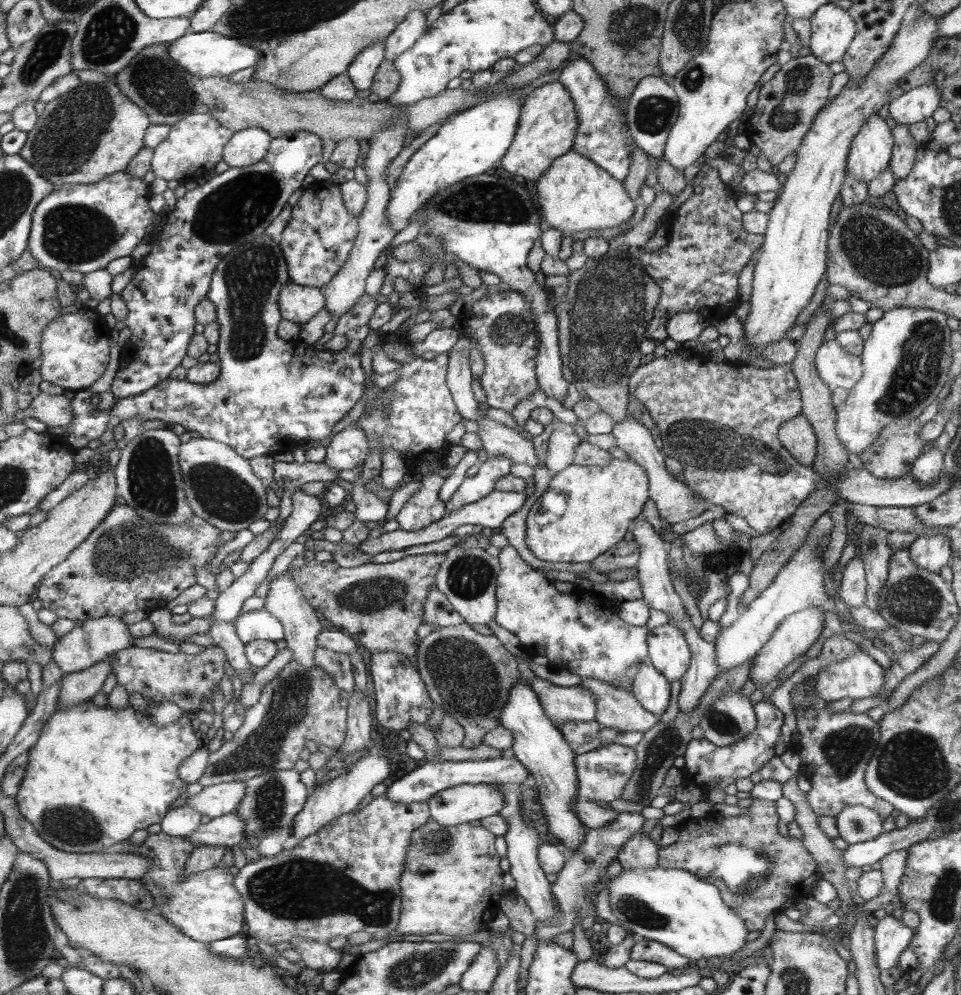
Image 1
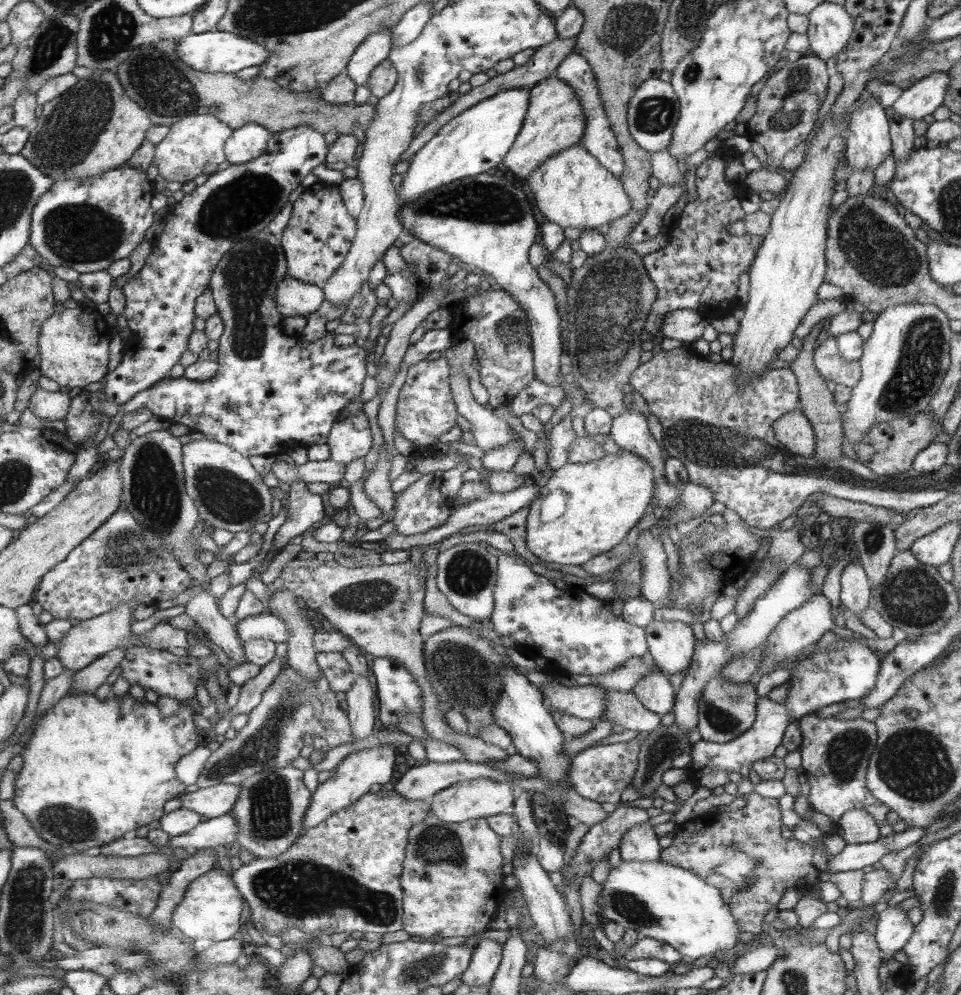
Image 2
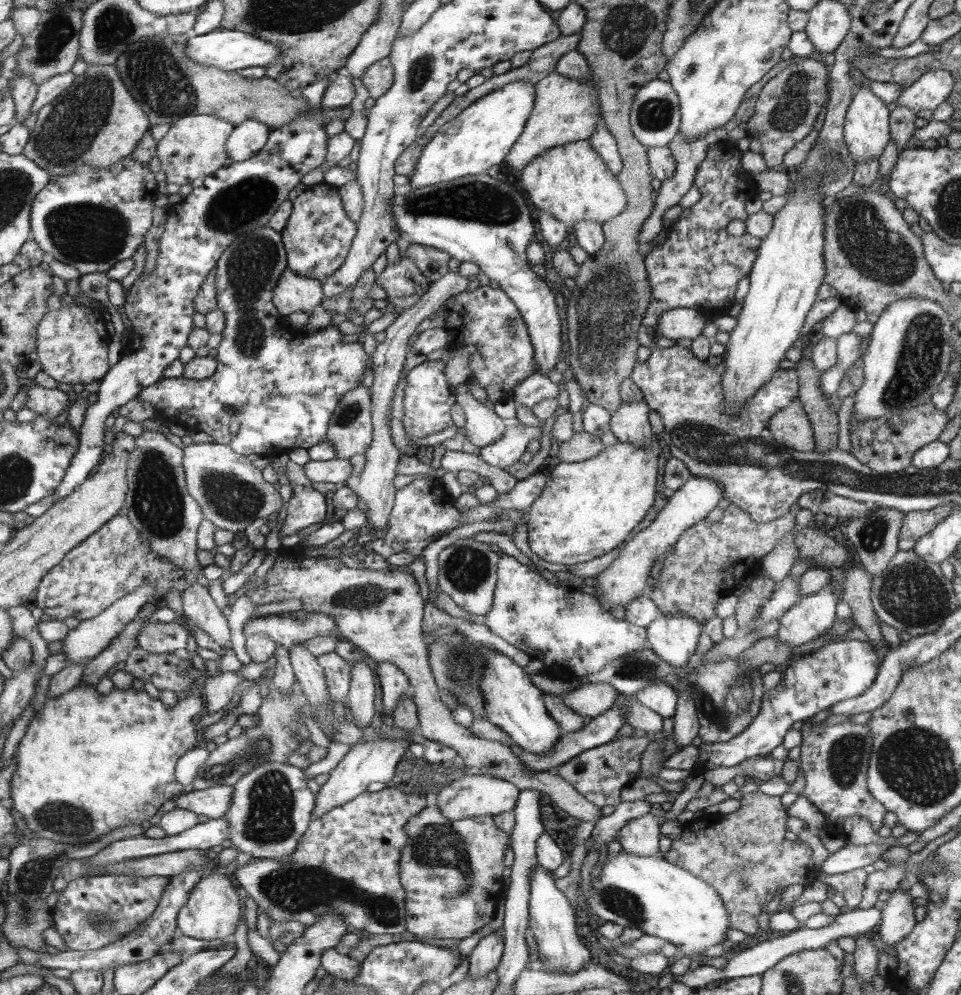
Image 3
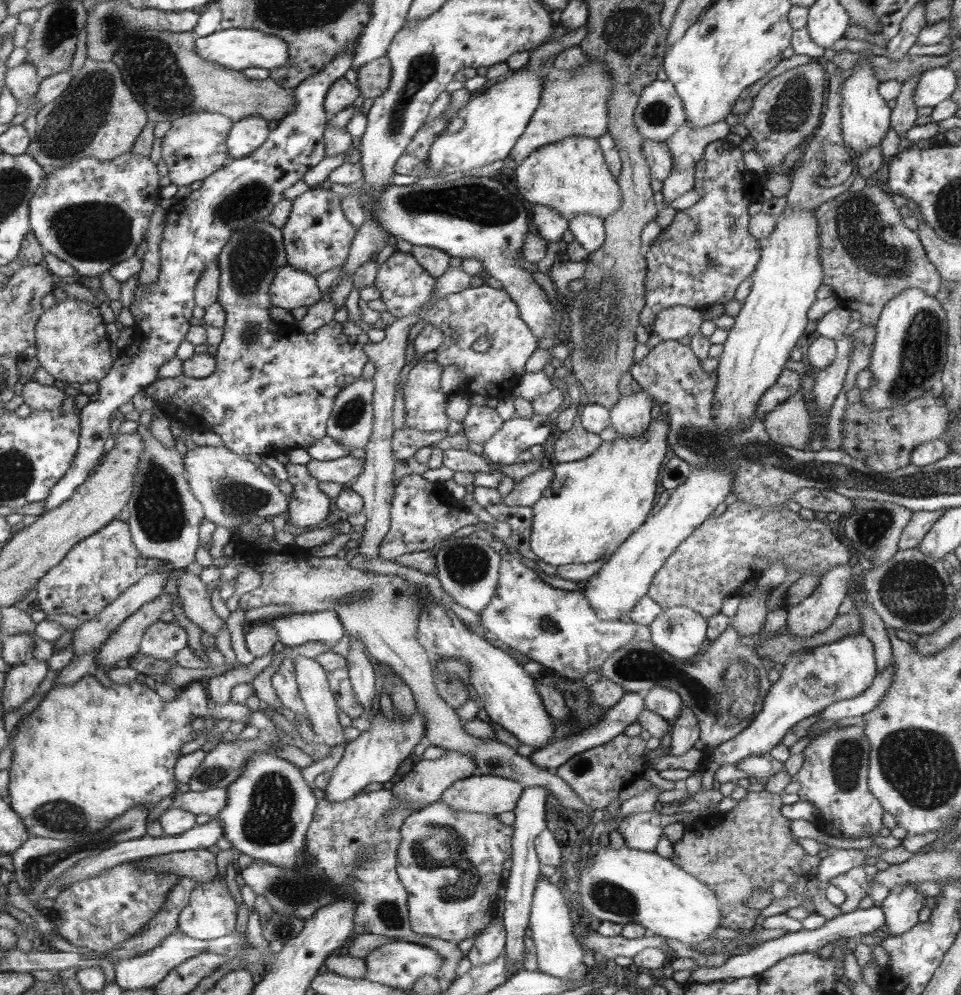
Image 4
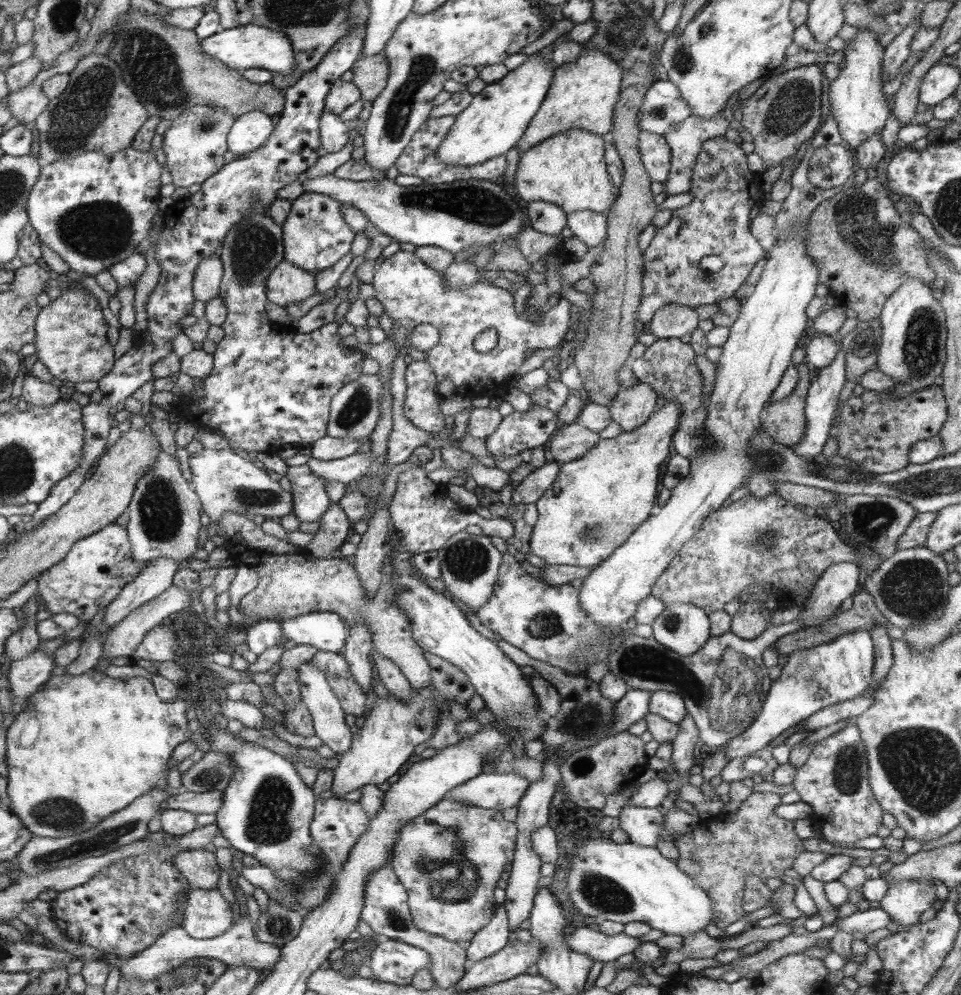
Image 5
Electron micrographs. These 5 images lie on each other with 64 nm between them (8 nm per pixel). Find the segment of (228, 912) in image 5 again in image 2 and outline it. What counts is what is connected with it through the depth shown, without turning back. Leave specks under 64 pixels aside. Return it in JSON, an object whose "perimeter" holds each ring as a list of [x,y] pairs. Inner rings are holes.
{"perimeter":[[[222,864],[199,876],[185,890],[184,901],[174,910],[172,923],[186,939],[196,941],[200,938],[210,938],[213,942],[225,941],[234,938],[234,934],[240,931],[244,900],[232,878],[228,876],[228,871]]]}

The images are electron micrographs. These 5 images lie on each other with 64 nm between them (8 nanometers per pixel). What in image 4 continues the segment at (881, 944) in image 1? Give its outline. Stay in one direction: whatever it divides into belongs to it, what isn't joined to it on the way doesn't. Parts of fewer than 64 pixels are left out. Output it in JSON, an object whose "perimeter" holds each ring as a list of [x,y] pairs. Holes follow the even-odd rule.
{"perimeter":[[[914,883],[898,885],[891,888],[889,895],[882,901],[881,909],[885,916],[883,935],[895,938],[908,932],[918,924],[918,912],[924,908],[927,896],[920,895]]]}

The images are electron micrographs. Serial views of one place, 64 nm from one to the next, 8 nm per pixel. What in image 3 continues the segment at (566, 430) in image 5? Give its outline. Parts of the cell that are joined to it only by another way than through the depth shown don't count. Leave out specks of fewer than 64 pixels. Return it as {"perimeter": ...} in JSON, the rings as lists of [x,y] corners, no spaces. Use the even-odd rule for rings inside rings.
{"perimeter":[[[581,431],[559,444],[559,458],[564,462],[584,462],[598,456],[605,446],[599,436]]]}

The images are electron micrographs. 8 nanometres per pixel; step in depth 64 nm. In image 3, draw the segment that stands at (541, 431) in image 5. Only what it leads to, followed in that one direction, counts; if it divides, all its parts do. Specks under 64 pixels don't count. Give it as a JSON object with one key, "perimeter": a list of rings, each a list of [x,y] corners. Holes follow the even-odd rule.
{"perimeter":[[[517,420],[510,421],[500,440],[481,449],[480,458],[502,470],[508,466],[516,466],[526,450],[526,444],[532,439],[540,440],[540,429],[542,426],[525,426],[525,423]]]}

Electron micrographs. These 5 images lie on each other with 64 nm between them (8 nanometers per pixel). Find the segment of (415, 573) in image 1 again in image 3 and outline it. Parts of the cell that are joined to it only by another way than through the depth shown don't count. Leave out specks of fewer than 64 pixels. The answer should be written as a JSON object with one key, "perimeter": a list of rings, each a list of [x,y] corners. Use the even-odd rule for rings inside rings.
{"perimeter":[[[283,546],[274,565],[264,577],[265,581],[255,590],[248,590],[247,597],[254,604],[298,599],[303,602],[303,610],[326,614],[334,619],[340,629],[340,638],[352,642],[354,646],[374,658],[374,661],[393,662],[405,671],[412,687],[412,696],[417,706],[419,733],[428,738],[454,748],[458,758],[471,769],[478,768],[480,775],[501,778],[514,783],[522,790],[537,790],[548,794],[556,806],[578,820],[590,822],[602,817],[601,808],[584,798],[565,778],[556,772],[530,770],[509,746],[501,742],[478,738],[469,728],[456,721],[454,714],[440,700],[436,676],[430,667],[429,647],[422,631],[424,605],[416,578],[405,567],[394,570],[368,570],[349,568],[338,558],[306,558],[302,548]]]}

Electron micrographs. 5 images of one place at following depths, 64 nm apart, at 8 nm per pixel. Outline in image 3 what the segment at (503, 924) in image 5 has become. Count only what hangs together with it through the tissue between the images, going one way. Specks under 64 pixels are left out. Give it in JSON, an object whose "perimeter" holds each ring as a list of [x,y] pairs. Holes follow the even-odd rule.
{"perimeter":[[[501,929],[484,936],[472,953],[469,954],[469,971],[467,976],[480,978],[497,968],[503,955],[503,933]]]}

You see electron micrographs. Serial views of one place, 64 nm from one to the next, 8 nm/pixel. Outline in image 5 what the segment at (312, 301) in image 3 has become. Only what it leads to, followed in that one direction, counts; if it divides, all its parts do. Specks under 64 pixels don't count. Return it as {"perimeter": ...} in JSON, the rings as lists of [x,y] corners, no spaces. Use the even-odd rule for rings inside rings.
{"perimeter":[[[283,260],[267,280],[268,299],[278,306],[300,302],[314,296],[314,276],[293,262]]]}

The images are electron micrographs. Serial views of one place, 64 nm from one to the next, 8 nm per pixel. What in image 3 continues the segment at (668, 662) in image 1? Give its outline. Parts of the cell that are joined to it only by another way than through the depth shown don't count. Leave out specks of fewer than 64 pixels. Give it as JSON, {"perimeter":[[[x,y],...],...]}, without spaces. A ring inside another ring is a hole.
{"perimeter":[[[686,613],[664,614],[647,627],[647,644],[660,658],[684,667],[696,652],[702,626]]]}

